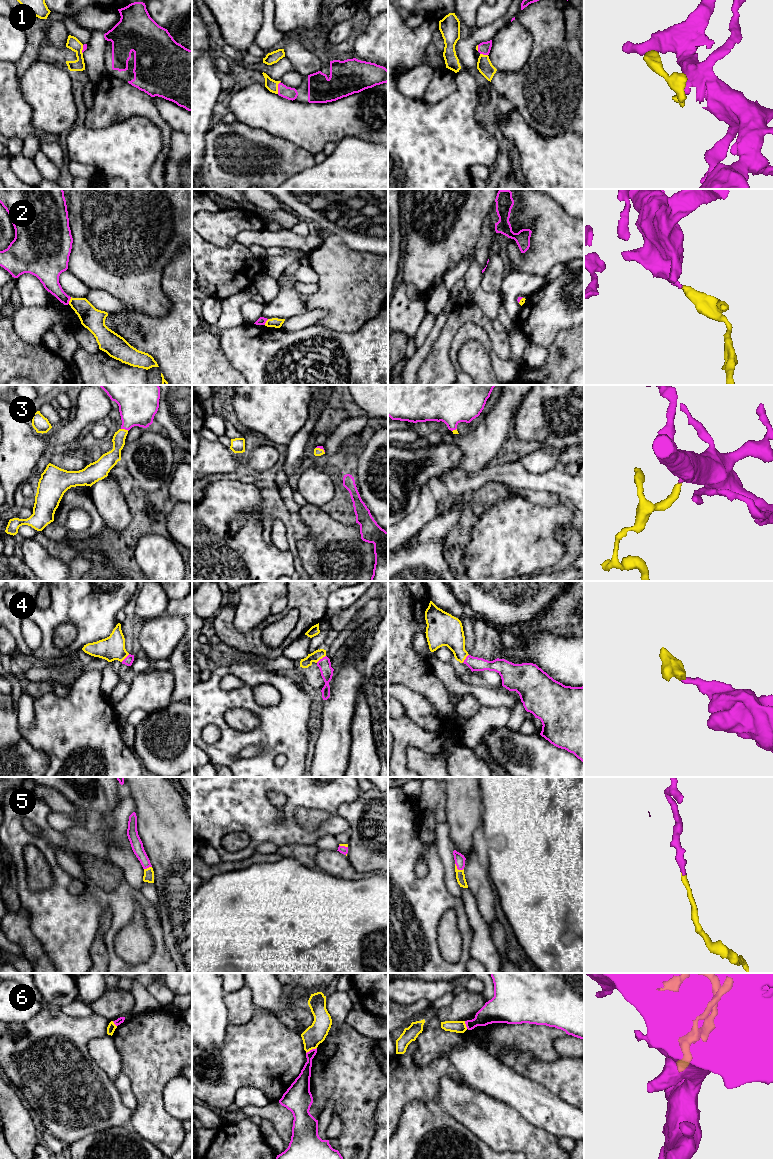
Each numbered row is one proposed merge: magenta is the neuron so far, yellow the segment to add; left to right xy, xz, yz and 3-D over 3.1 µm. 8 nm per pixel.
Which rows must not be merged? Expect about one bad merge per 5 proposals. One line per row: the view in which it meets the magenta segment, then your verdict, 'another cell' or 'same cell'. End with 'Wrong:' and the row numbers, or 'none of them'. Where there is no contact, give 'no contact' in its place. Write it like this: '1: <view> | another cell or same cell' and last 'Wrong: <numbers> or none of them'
1: xz | same cell
2: xy | same cell
3: xy | same cell
4: xz | same cell
5: yz | same cell
6: xz | another cell
Wrong: 6

